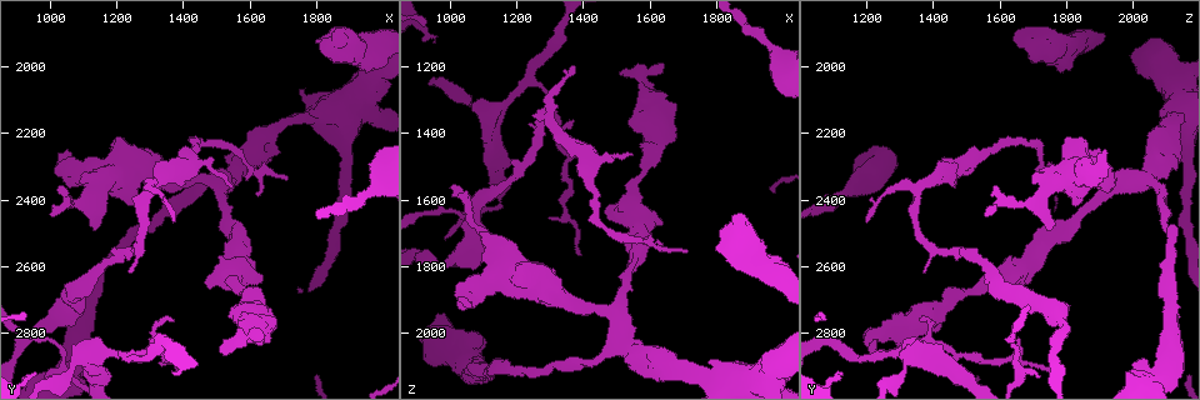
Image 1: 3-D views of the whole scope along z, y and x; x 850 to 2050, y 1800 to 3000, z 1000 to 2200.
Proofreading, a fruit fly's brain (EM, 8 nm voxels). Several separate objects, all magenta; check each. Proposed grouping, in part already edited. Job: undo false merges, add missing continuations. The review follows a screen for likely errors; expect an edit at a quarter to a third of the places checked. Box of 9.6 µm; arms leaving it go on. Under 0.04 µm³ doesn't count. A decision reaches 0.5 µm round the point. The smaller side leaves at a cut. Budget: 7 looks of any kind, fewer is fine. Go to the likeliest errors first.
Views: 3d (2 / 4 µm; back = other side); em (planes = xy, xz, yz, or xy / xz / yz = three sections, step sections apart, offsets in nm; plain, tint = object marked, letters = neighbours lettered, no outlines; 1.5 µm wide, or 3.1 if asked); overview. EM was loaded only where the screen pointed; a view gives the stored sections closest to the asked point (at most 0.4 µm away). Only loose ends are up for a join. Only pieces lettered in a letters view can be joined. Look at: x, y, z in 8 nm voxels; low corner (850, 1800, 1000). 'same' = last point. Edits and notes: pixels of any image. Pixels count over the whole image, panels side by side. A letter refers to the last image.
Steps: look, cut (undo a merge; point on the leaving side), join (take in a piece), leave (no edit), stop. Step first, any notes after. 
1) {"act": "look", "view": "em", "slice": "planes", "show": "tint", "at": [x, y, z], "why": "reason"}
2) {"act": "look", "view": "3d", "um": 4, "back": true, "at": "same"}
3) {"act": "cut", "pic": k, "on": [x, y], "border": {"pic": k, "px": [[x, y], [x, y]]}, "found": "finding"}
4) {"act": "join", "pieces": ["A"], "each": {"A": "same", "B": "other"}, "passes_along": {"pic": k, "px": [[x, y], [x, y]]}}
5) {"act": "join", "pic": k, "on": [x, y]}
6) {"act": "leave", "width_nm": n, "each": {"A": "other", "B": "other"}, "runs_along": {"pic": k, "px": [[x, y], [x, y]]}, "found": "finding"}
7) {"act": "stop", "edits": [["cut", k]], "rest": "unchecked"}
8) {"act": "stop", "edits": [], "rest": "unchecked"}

{"act": "look", "view": "3d", "um": 2, "at": [1140, 2490, 1750], "why": "stops while still wide"}

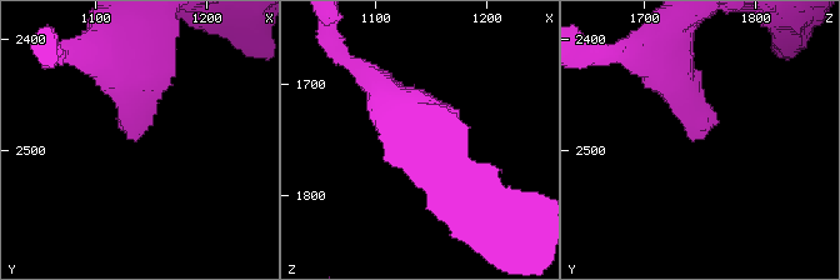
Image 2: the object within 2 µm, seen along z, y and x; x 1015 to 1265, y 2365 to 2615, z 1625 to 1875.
{"act": "look", "view": "em", "slice": "planes", "show": "letters", "at": [1140, 2486, 1754], "why": "shape alone is not enough"}

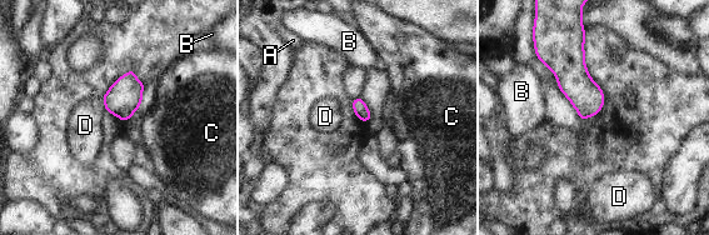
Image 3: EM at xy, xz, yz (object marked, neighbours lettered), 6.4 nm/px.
{"act": "join", "pieces": ["D"], "longest_contact_nm": ["D", 80], "each": {"A": "other", "B": "other", "C": "other", "D": "same"}, "found": "the neuron continues"}

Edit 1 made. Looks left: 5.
{"act": "look", "view": "overview"}

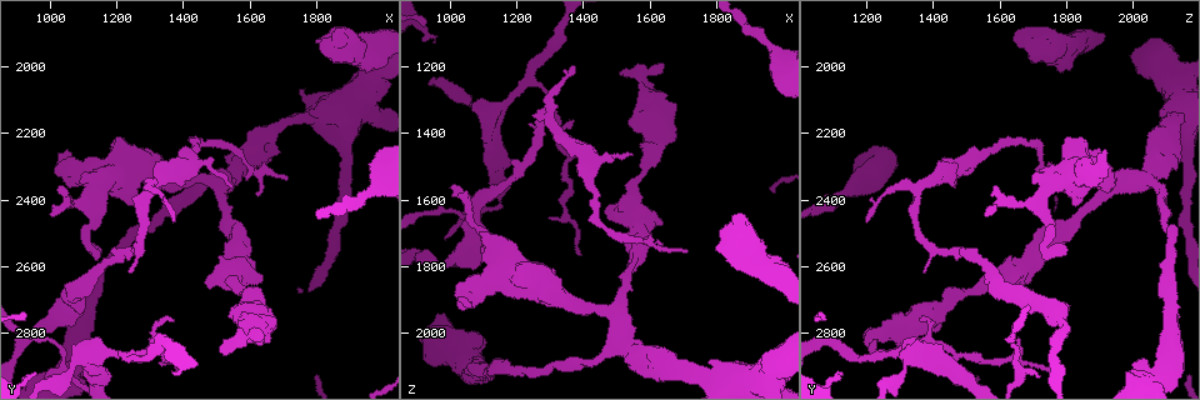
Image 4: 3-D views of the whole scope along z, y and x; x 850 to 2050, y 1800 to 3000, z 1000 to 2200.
{"act": "look", "view": "3d", "um": 4, "at": [1520, 2860, 1220], "why": "an open end"}

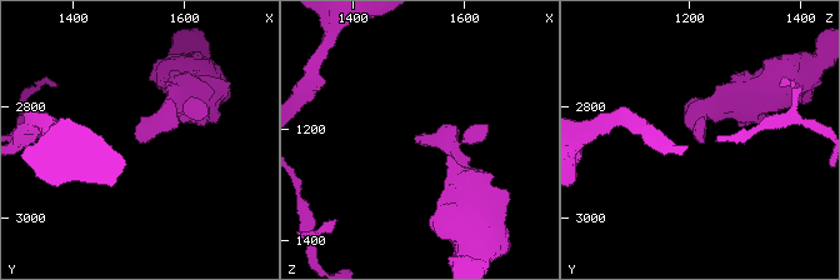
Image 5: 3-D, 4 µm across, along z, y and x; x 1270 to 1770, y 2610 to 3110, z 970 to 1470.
{"act": "look", "view": "em", "slice": "planes", "show": "letters", "at": [1515, 2860, 1230], "why": "need the tissue"}

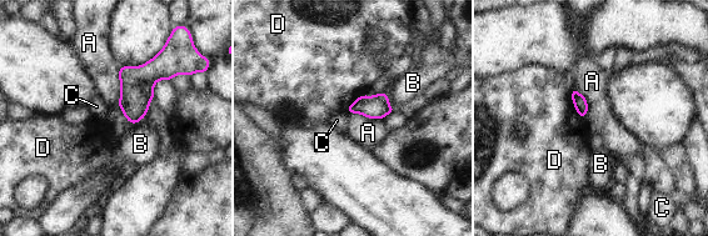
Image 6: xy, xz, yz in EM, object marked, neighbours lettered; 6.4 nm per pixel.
{"act": "leave", "each": {"A": "other", "B": "other", "C": "other", "D": "other"}, "border": {"pic": 6, "px": [[119, 66], [118, 106], [130, 125]]}, "found": "none of them fits"}

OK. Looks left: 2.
{"act": "look", "view": "em", "slice": "planes", "show": "letters", "at": [1290, 2820, 1650], "why": "branch stops here"}

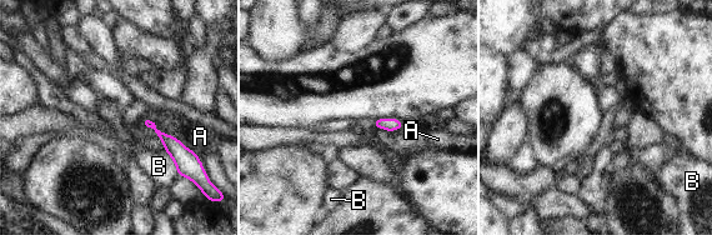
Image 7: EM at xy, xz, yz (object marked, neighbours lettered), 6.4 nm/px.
{"act": "leave", "each": {"A": "other", "B": "other"}, "border": {"pic": 7, "px": [[164, 149], [179, 175]]}, "found": "no lettered piece goes on from it"}

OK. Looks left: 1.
{"act": "stop", "edits": [["join", 3]], "rest": "unchecked"}

